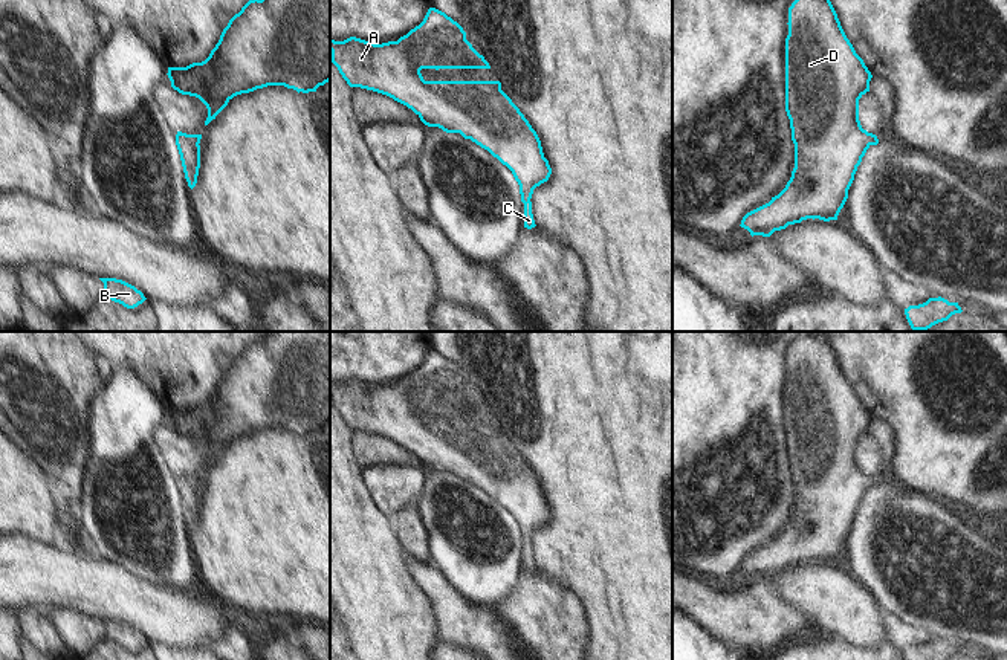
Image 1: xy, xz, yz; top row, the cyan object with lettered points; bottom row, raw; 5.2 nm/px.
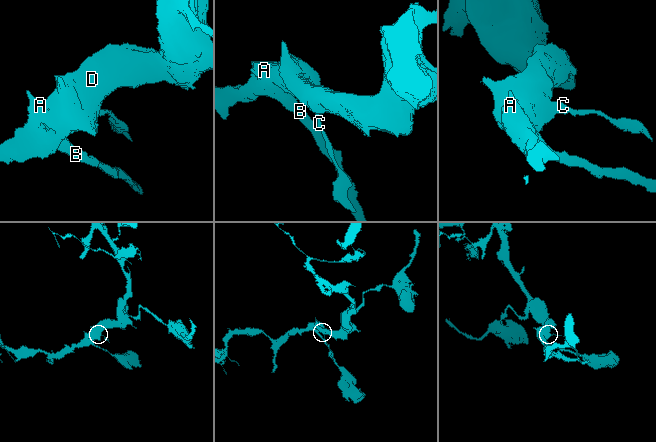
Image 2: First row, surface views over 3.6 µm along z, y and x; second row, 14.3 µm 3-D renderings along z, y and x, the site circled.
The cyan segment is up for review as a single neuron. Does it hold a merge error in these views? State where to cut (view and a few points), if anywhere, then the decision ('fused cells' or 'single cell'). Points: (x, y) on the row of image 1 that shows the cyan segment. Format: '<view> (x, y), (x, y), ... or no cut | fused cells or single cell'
no cut | single cell

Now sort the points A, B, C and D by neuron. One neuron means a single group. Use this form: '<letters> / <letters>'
A B C D

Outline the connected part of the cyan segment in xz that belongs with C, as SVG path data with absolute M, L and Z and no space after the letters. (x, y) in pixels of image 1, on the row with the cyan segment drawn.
M429 8L423 21L411 29L397 41L382 44L368 43L365 40L350 37L344 41L330 38L330 60L338 67L342 78L350 87L373 90L393 98L394 101L411 108L420 121L428 127L439 127L446 133L460 133L465 139L471 139L481 148L487 150L503 165L506 165L520 185L521 202L524 203L524 228L535 228L532 214L532 194L536 186L547 182L552 168L544 157L541 141L529 121L501 90L500 81L425 81L422 69L491 69L489 63L466 40L463 28L448 17L445 12Z

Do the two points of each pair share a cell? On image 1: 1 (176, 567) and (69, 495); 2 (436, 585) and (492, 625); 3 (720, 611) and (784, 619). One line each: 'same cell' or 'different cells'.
1: different cells
2: same cell
3: same cell

